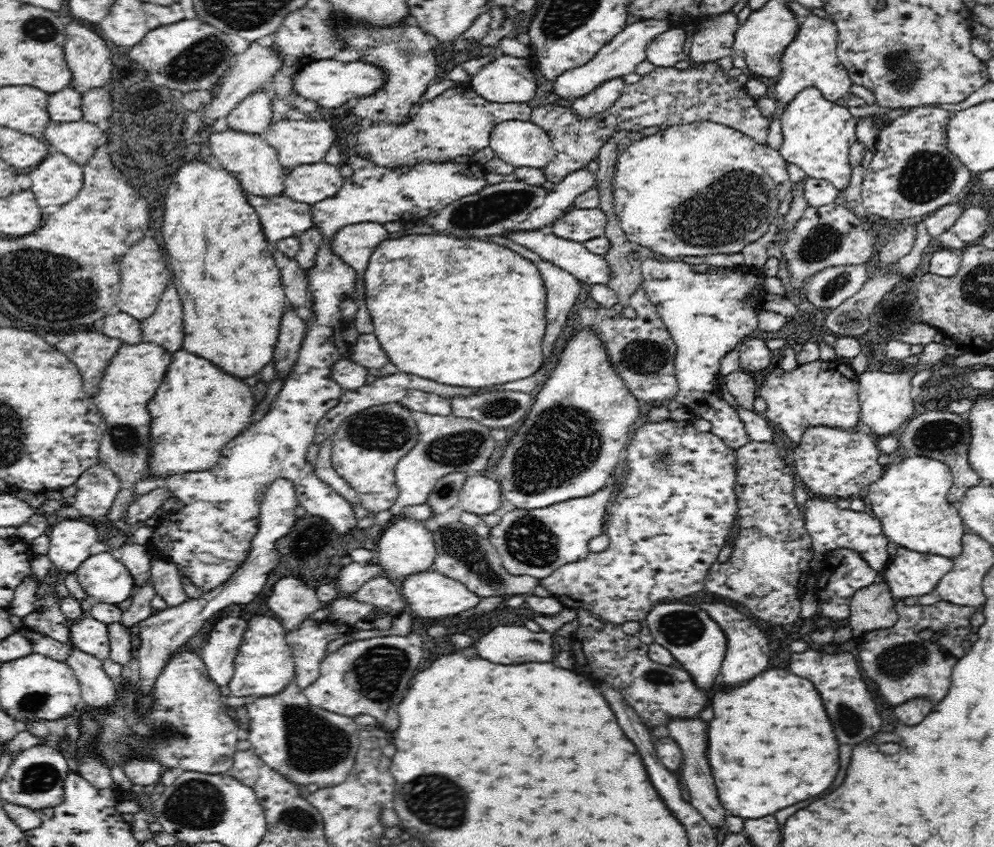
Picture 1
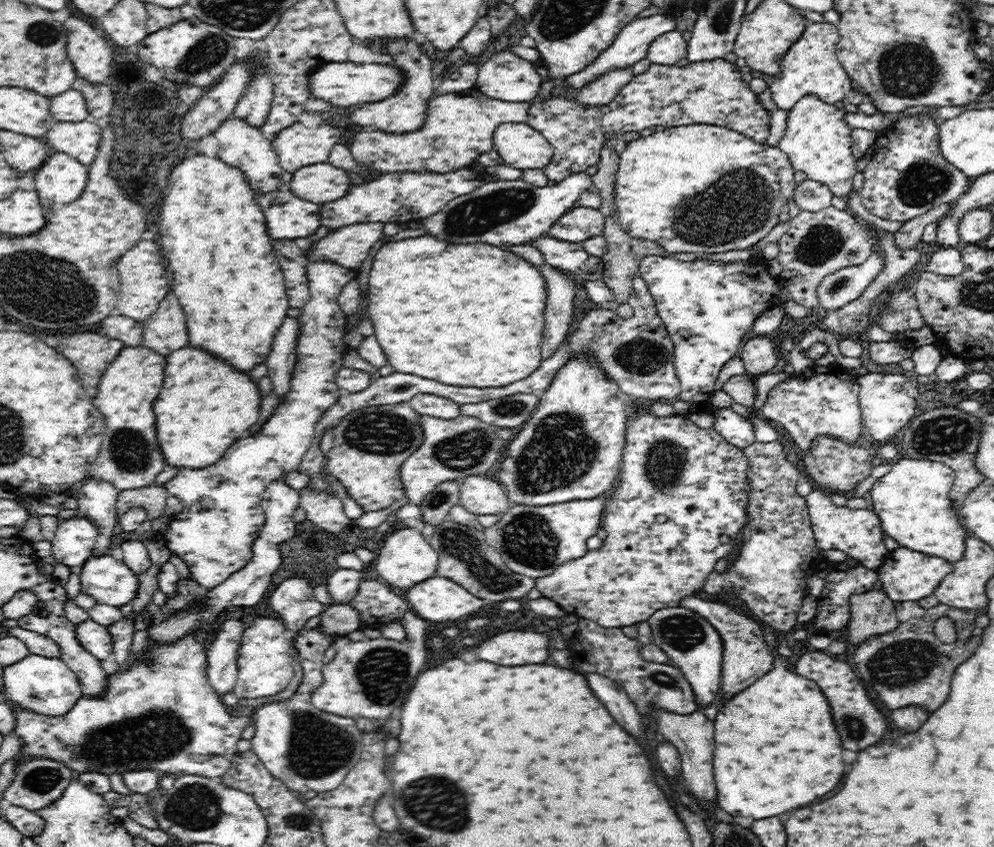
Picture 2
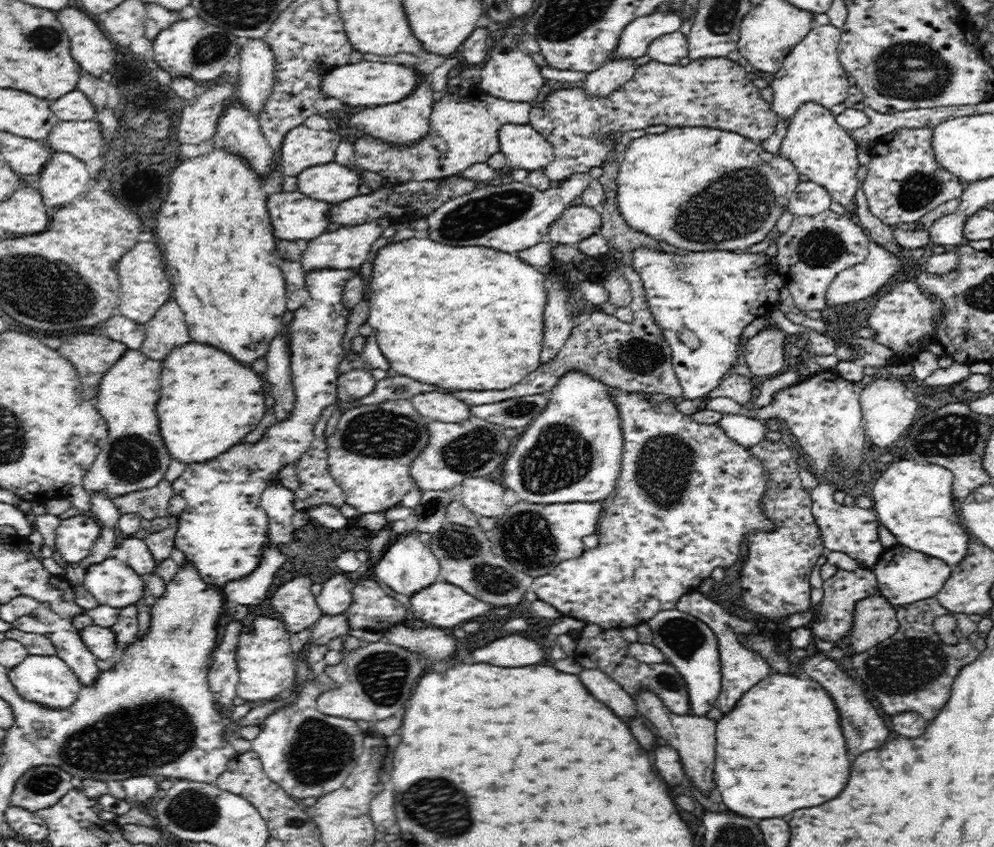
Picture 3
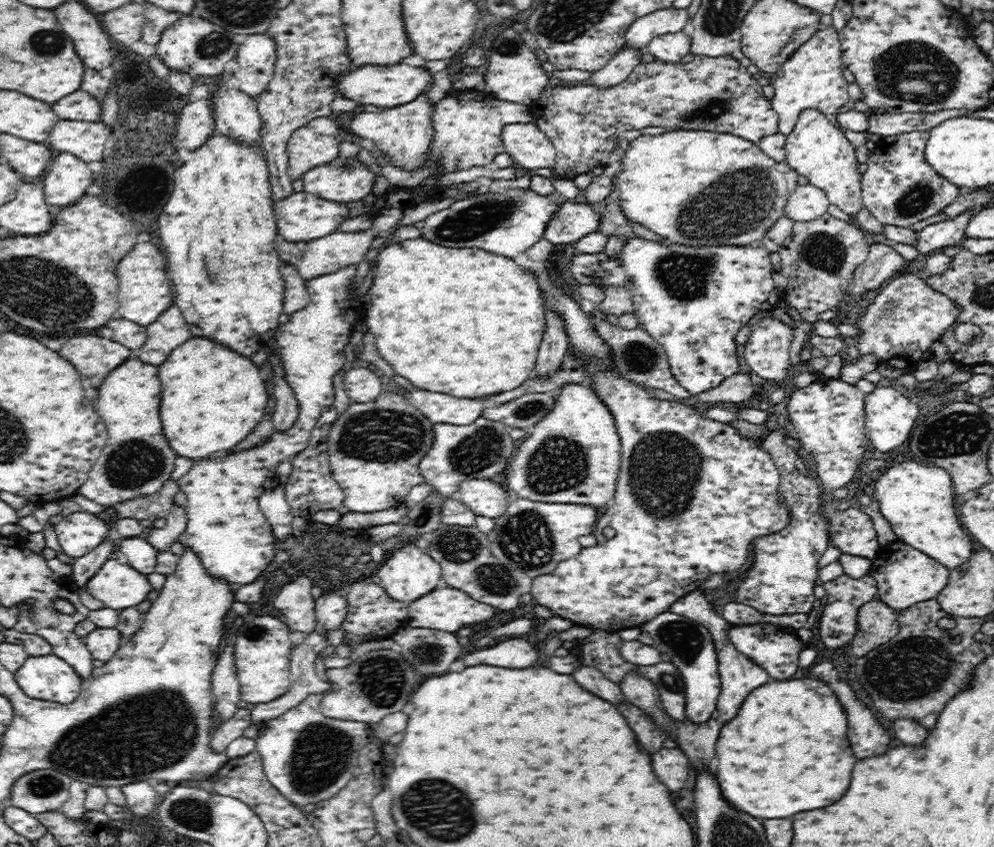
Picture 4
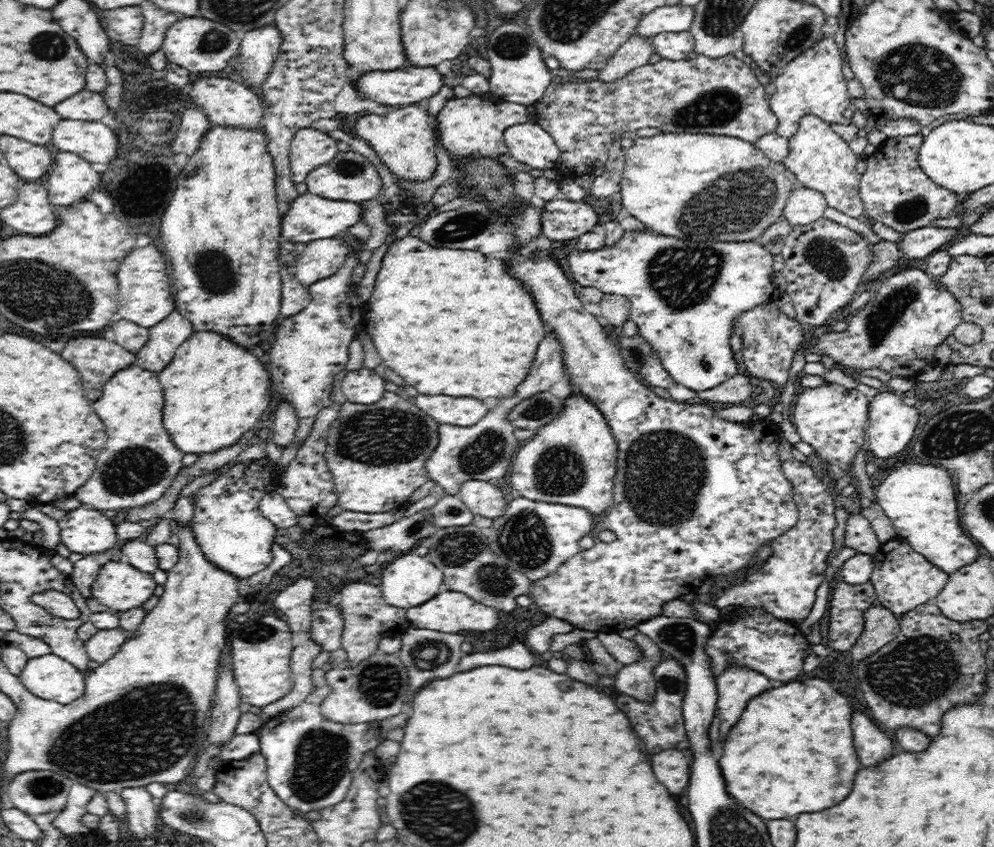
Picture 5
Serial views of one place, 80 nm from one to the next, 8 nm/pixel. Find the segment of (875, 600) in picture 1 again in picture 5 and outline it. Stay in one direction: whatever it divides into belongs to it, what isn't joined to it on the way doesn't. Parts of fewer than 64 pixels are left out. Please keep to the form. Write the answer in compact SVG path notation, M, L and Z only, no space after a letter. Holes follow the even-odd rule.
M868 607L864 612L864 630L853 644L853 659L860 662L882 650L900 632L899 618L884 607Z

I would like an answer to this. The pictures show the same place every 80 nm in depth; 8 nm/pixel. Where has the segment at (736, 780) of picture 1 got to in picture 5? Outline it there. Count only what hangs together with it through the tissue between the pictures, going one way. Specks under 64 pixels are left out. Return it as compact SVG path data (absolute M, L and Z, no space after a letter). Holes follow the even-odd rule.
M820 678L806 680L804 684L790 682L750 700L742 720L730 730L724 744L724 756L720 758L728 794L764 820L792 818L840 804L852 792L854 776L860 768L852 744L852 710L852 702L830 682Z

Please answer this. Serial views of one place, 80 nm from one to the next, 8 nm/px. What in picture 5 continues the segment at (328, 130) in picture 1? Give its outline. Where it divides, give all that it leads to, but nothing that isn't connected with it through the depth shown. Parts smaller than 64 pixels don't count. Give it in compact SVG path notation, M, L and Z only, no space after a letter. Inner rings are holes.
M313 127L296 131L290 145L290 172L292 181L298 185L315 168L328 164L339 152L337 140Z

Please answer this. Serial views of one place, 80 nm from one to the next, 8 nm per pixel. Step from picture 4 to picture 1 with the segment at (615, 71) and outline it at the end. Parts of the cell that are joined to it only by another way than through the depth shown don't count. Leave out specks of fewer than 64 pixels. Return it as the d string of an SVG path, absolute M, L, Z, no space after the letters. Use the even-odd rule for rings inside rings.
M623 77L608 80L594 88L592 92L574 100L572 109L580 115L580 119L588 119L590 116L595 116L613 106L626 86Z

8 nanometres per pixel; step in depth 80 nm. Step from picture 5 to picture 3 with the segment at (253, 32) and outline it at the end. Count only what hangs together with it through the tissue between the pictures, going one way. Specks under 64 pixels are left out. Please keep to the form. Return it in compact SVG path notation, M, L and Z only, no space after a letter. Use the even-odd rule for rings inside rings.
M250 38L243 46L240 46L240 73L238 85L235 88L236 98L242 98L242 103L252 111L252 113L258 114L262 111L264 104L270 96L270 88L272 88L274 82L274 72L276 62L274 60L275 55L268 42L264 42L263 39Z

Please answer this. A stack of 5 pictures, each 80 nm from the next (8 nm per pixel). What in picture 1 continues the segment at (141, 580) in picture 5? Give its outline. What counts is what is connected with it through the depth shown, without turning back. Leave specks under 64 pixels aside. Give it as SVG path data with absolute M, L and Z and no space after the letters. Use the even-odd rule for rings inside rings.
M108 551L90 556L76 573L80 587L97 603L117 605L132 598L137 588L131 572Z

